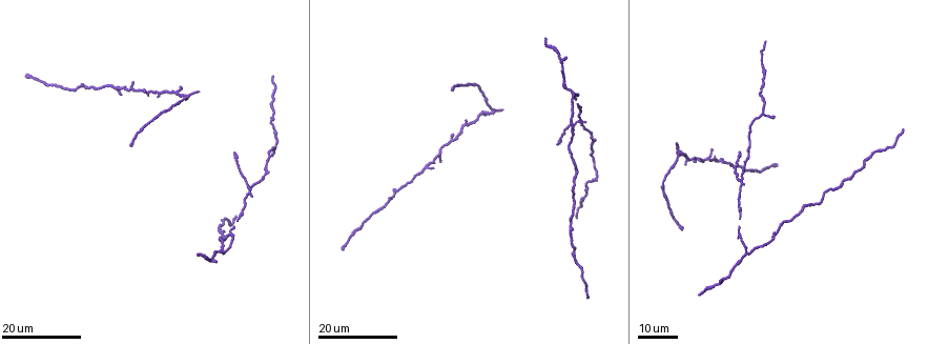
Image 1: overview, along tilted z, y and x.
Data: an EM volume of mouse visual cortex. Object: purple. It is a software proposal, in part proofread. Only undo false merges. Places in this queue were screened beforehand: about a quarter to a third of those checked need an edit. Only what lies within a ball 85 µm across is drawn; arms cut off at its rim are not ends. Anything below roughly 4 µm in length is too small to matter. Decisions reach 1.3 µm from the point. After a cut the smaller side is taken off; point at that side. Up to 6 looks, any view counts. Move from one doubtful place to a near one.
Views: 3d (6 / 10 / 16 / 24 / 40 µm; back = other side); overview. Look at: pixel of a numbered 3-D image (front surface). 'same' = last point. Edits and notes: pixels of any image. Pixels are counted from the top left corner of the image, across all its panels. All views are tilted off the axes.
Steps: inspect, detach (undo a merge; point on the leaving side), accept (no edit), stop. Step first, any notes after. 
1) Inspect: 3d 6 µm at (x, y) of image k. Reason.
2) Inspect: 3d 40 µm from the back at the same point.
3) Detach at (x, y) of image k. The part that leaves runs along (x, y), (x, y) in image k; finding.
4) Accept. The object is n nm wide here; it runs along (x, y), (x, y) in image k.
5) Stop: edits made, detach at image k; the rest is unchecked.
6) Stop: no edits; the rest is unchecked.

Inspect: 3d 24 µm at (742, 179) of image 1. Thin arm on a thick one.

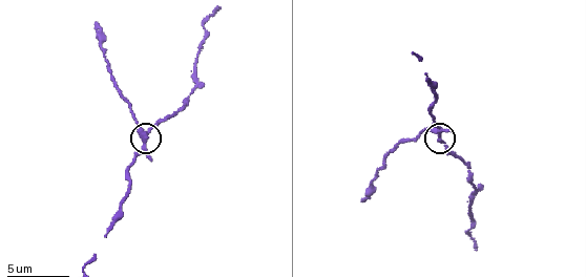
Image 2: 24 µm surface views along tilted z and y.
Inspect: 3d 6 µm at (145, 141) of image 2.

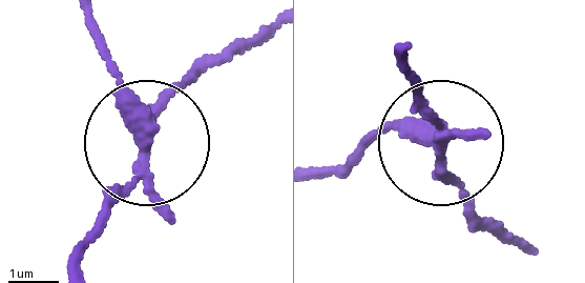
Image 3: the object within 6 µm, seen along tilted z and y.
Detach at (120, 89) of image 3. The object is 260 nm wide here; the part that leaves runs along (149, 160), (95, 23) in image 3; two neurons meet here.

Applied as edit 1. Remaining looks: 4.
Inspect: overview.

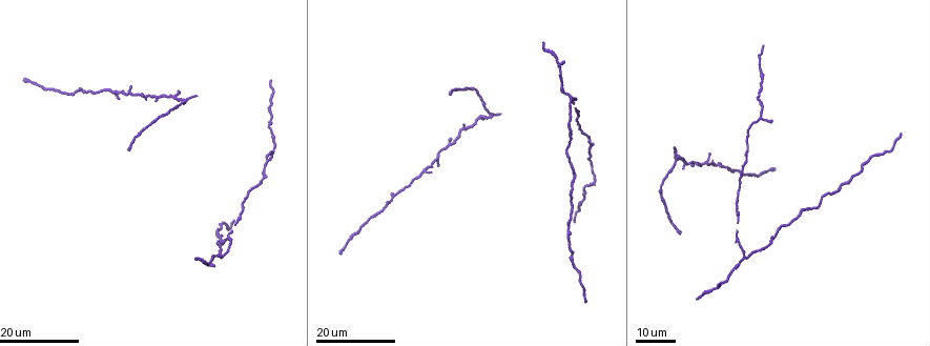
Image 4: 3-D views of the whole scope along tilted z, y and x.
Inspect: 3d 24 µm at (569, 98) of image 4. Three-way junction.

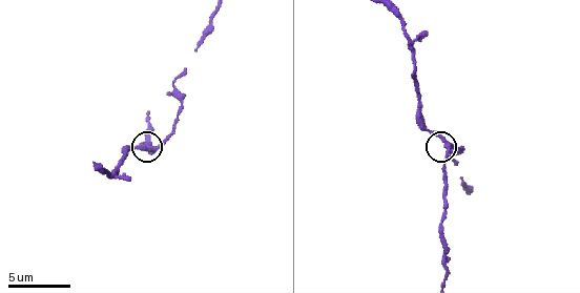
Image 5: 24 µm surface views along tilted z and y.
Inspect: 3d 6 µm at (153, 149) of image 5. Closer look.

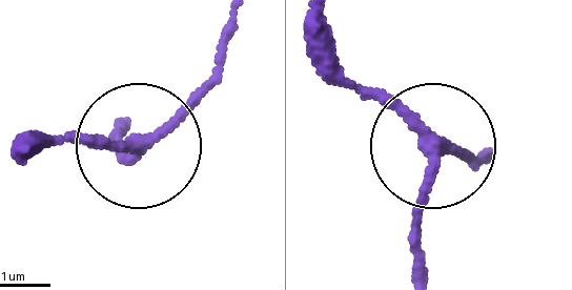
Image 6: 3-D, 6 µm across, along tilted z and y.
Accept. The object is 210 nm wide here; one neuron here.

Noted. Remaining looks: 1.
Stop: edits made, detach at image 3; the rest is unchecked.

